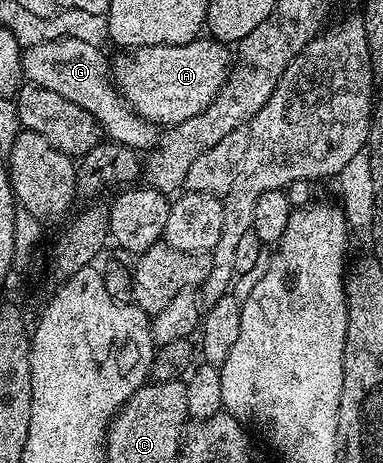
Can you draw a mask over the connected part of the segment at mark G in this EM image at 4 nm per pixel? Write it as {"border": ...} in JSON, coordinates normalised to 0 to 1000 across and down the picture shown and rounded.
{"border":[[[159,80],[144,89],[123,89],[76,99],[57,117],[57,162],[76,181],[102,184],[125,197],[146,197],[146,205],[167,205],[167,214],[188,214],[219,240],[256,259],[269,289],[285,302],[332,313],[337,322],[389,326],[415,311],[418,279],[394,261],[376,259],[347,231],[329,220],[292,173],[292,149],[282,123],[264,114],[258,99],[243,89]]]}

